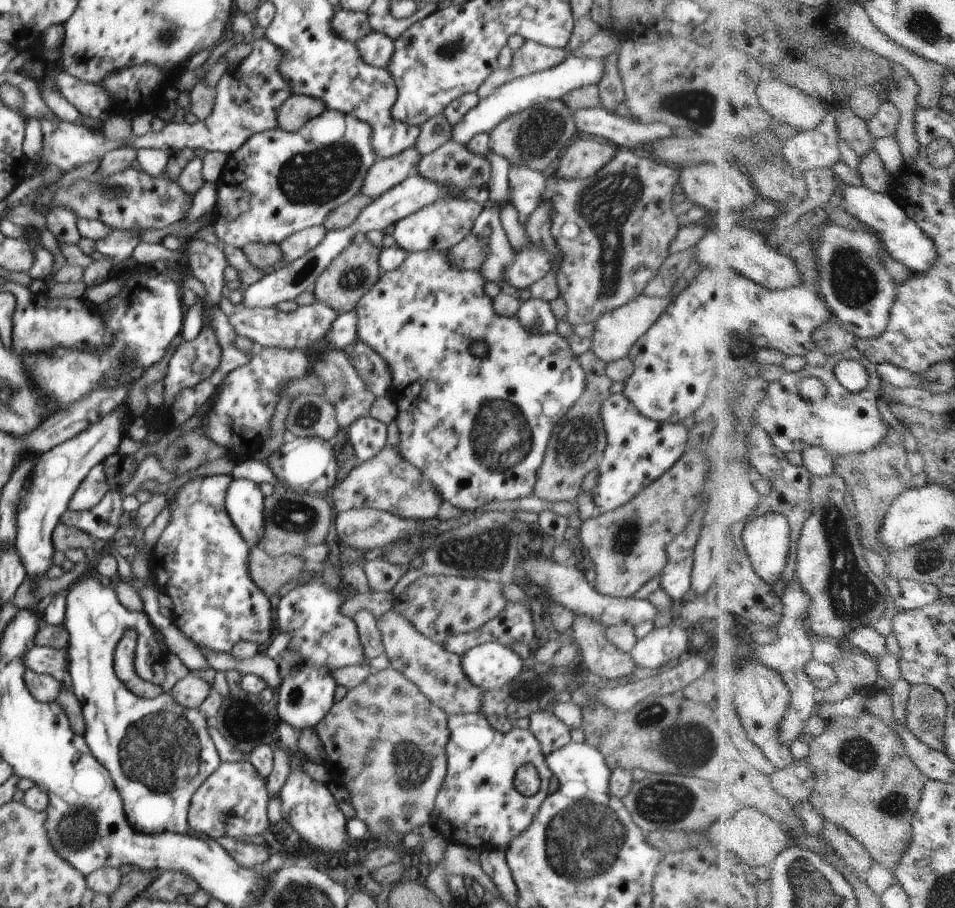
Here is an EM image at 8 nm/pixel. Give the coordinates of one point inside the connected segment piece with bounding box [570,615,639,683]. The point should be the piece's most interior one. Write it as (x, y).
(601, 658)

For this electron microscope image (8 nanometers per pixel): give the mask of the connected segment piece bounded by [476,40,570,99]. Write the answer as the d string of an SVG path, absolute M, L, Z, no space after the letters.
M525 40L523 45L513 52L509 68L499 67L478 88L476 94L480 99L488 98L504 83L558 66L566 60L570 50L557 49L539 42Z

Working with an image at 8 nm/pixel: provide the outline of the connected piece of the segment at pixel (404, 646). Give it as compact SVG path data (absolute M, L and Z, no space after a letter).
M390 609L377 619L385 653L391 666L409 678L417 687L446 714L482 713L483 690L471 683L464 674L461 656L451 653L444 645L424 636L399 615L396 609Z

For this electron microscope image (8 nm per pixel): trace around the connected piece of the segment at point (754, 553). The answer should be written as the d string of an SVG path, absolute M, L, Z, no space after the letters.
M768 513L748 523L743 537L754 568L769 583L781 581L791 561L792 530L786 515Z

